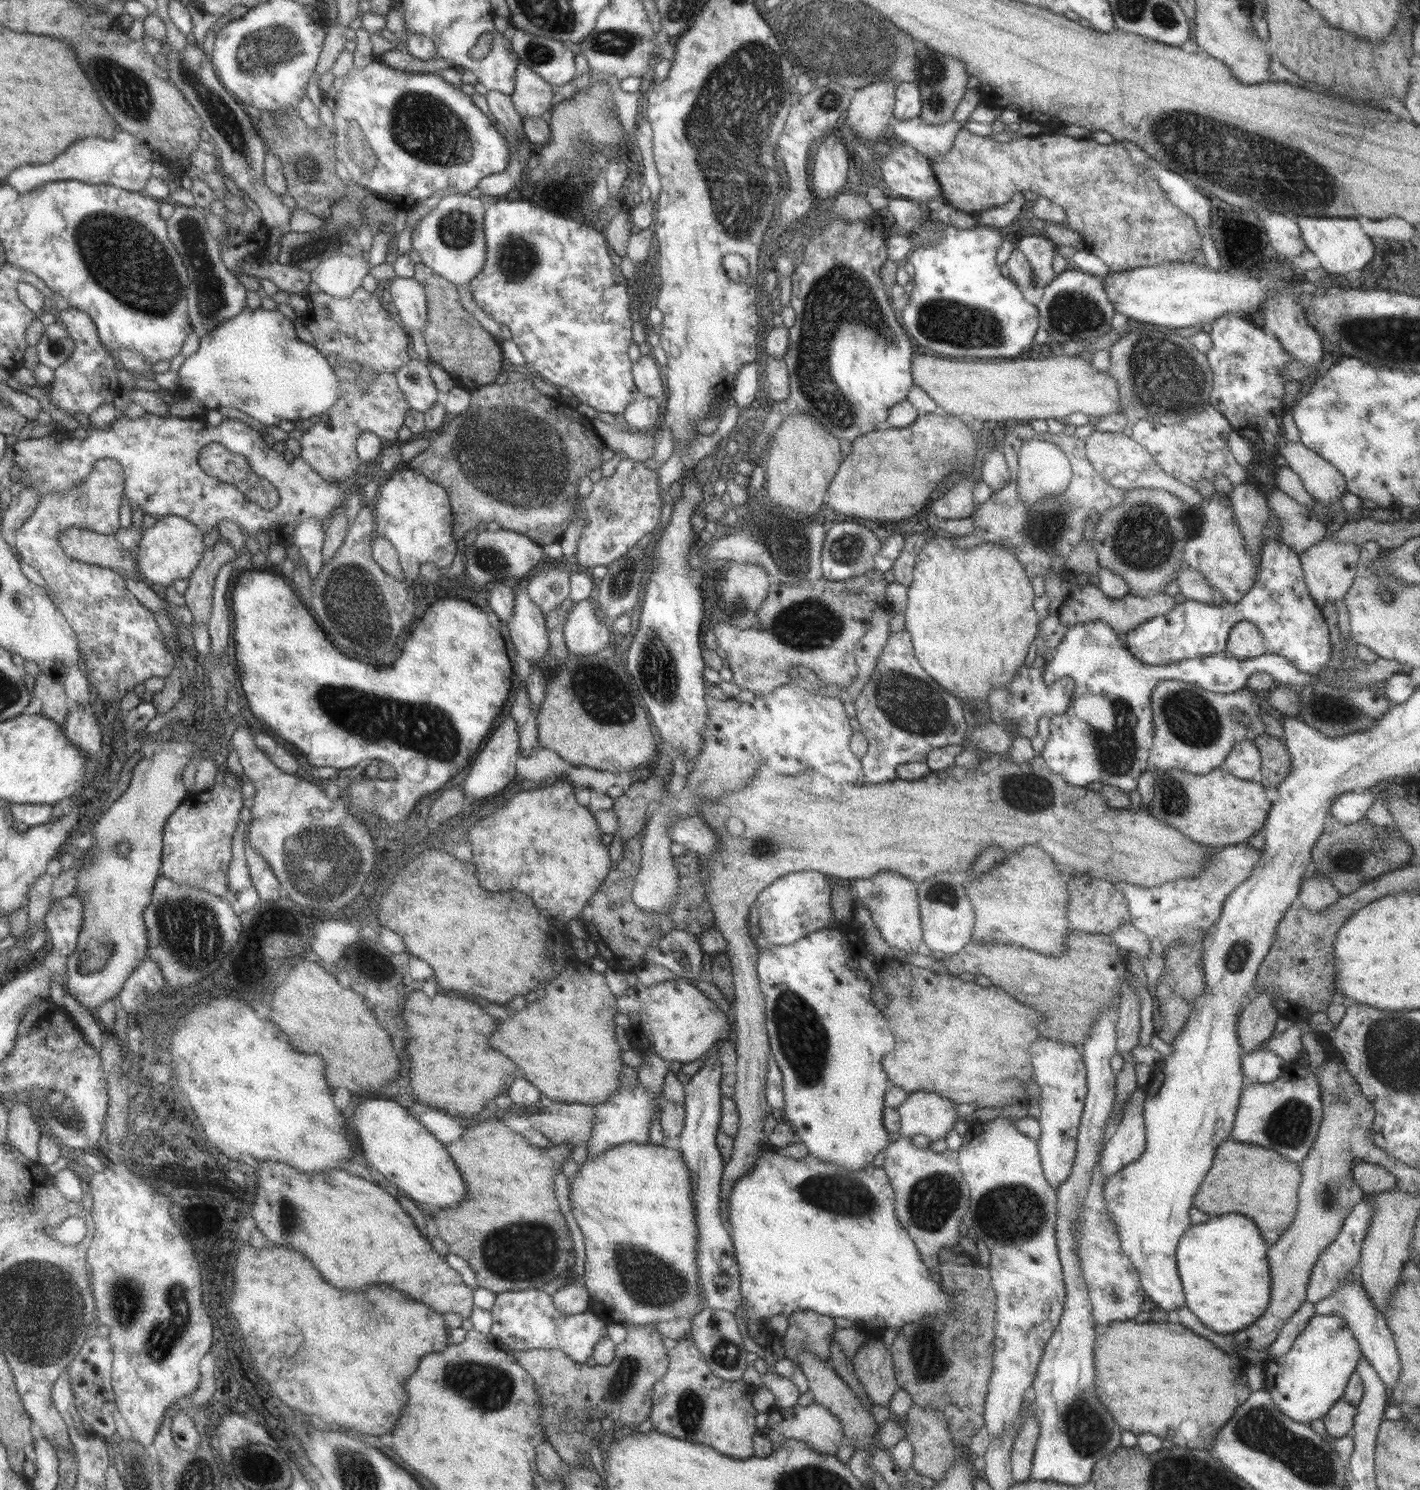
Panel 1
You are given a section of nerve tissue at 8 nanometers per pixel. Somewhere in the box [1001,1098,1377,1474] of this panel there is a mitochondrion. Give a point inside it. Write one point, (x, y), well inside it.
(1088, 1430)

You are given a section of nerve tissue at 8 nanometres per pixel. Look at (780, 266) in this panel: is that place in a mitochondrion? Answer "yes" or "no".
no

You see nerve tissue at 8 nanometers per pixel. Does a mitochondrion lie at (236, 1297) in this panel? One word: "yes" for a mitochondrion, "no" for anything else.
no

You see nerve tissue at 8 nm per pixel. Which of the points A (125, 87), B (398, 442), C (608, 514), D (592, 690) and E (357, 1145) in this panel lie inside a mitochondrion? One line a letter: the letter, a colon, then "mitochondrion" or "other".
A: mitochondrion
B: other
C: mitochondrion
D: mitochondrion
E: other

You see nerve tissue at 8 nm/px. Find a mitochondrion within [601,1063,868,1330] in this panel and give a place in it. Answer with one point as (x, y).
(651, 1282)

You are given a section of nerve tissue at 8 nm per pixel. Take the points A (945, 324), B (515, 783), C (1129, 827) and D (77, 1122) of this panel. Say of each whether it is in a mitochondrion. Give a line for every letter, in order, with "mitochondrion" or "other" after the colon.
A: mitochondrion
B: other
C: other
D: mitochondrion

